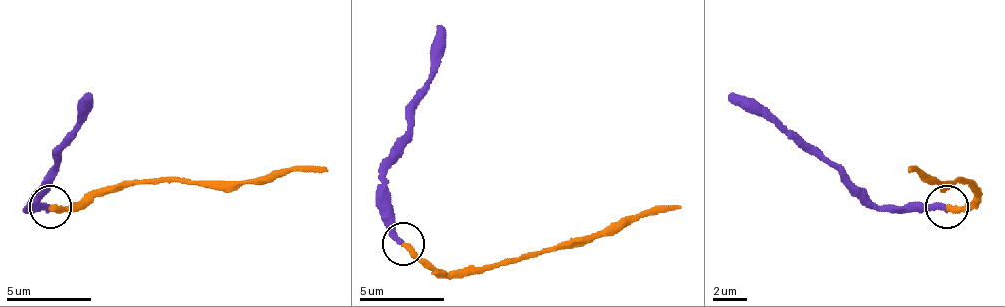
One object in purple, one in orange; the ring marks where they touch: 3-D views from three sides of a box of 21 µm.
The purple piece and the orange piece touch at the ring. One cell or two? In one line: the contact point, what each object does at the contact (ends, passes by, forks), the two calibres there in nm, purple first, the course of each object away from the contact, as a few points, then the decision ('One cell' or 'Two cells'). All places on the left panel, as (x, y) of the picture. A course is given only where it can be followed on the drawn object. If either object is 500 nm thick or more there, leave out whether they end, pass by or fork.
Place: (50, 207). At the ring purple ends. At the ring orange ends. Thickness 360 nm (purple) against 360 nm. Course of purple: (51, 205), (34, 205), (38, 184), (55, 167), (60, 146), (81, 121), (85, 91). Course of orange: (51, 205), (77, 205), (161, 180), (263, 180), (326, 167). One cell

